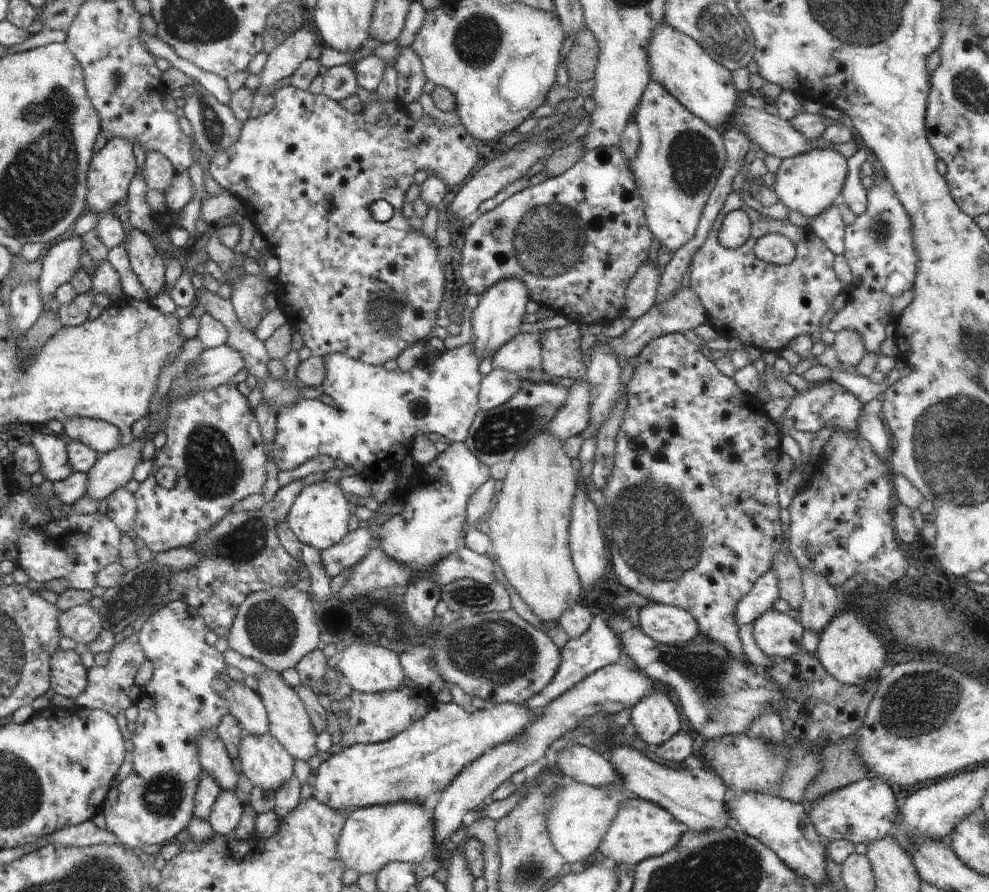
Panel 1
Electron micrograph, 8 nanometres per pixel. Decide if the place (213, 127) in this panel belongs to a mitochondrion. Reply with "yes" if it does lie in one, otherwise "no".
yes

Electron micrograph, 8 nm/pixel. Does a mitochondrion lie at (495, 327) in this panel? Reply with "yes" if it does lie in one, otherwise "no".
no

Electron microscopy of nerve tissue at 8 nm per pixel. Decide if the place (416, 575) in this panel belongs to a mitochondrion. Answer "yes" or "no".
no

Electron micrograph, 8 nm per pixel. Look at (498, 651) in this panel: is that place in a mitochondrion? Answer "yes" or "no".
yes

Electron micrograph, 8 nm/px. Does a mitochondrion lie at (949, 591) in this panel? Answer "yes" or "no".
no

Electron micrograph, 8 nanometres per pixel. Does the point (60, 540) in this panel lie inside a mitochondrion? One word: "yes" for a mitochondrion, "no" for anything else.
no

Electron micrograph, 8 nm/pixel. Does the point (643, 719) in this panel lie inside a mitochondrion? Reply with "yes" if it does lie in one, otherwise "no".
no

